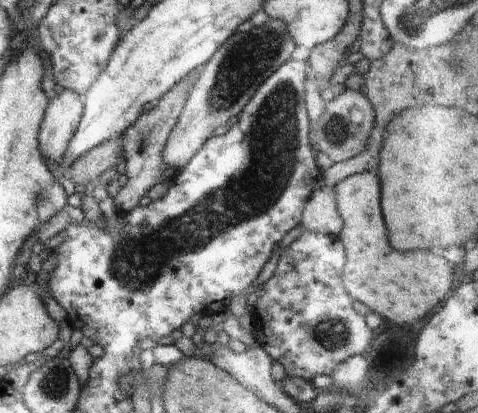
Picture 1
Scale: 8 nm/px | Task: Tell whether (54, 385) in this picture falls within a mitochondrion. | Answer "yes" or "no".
yes

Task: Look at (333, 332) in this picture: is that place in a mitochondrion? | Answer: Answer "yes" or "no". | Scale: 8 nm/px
yes

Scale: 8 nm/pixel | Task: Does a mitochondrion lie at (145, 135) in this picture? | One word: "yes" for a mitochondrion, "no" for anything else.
yes

